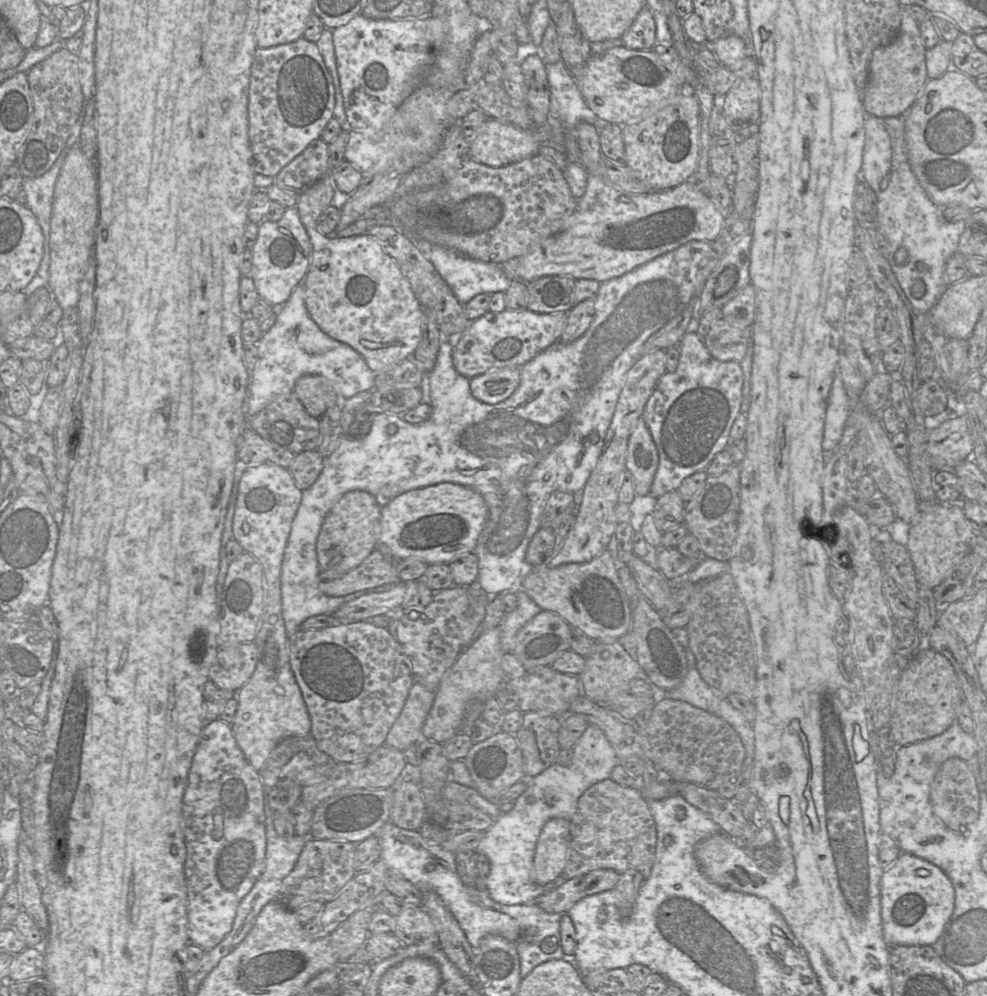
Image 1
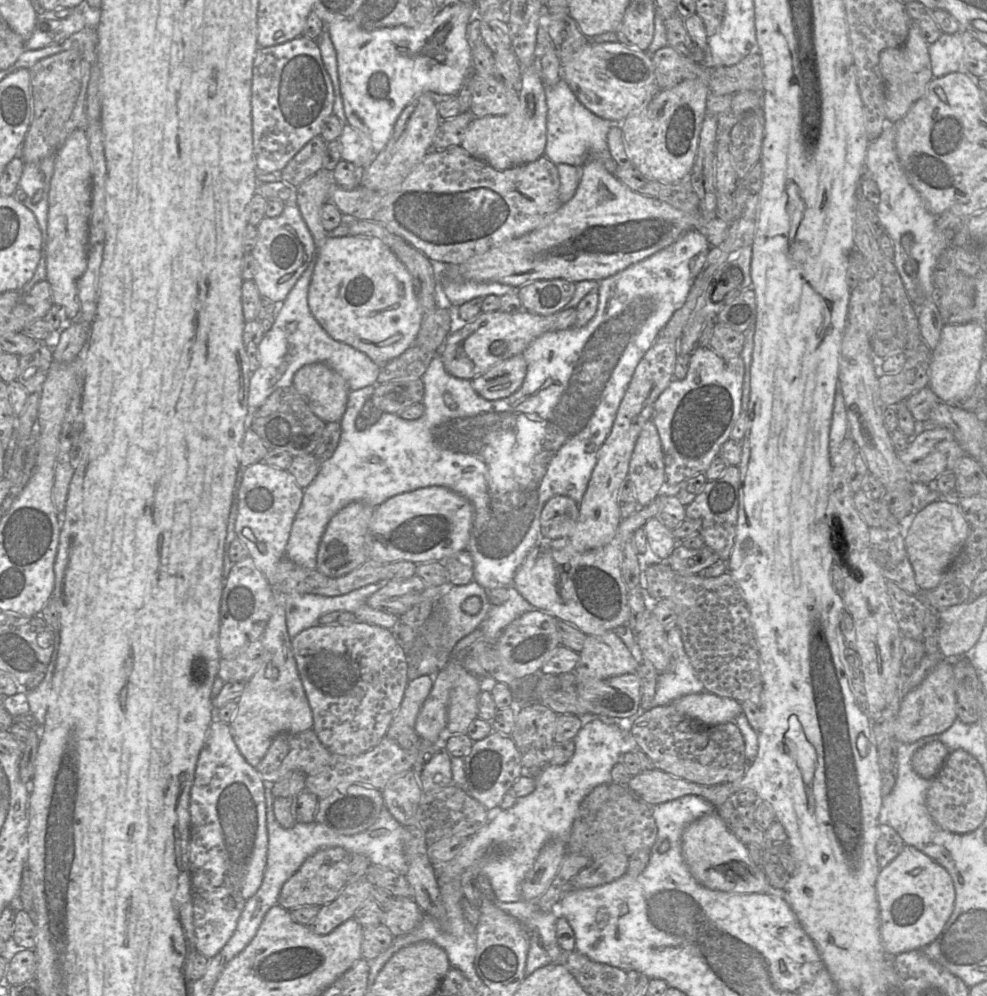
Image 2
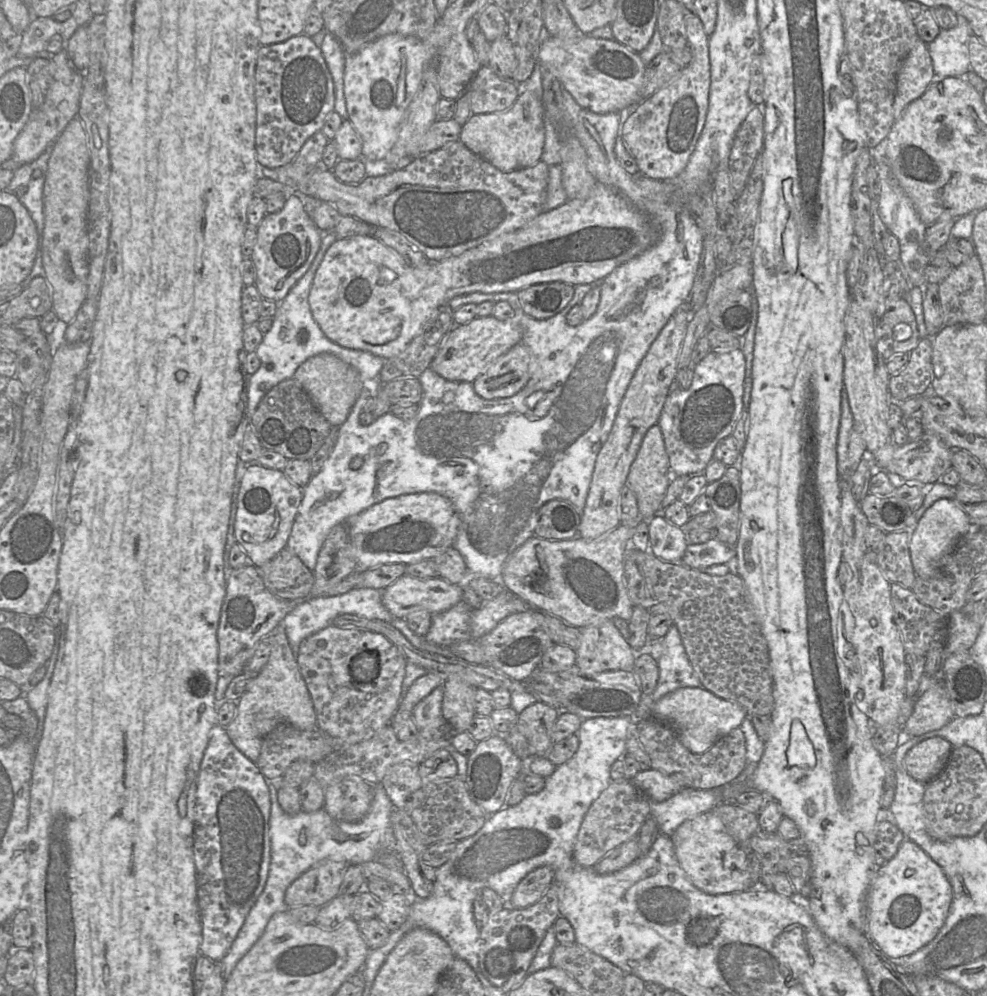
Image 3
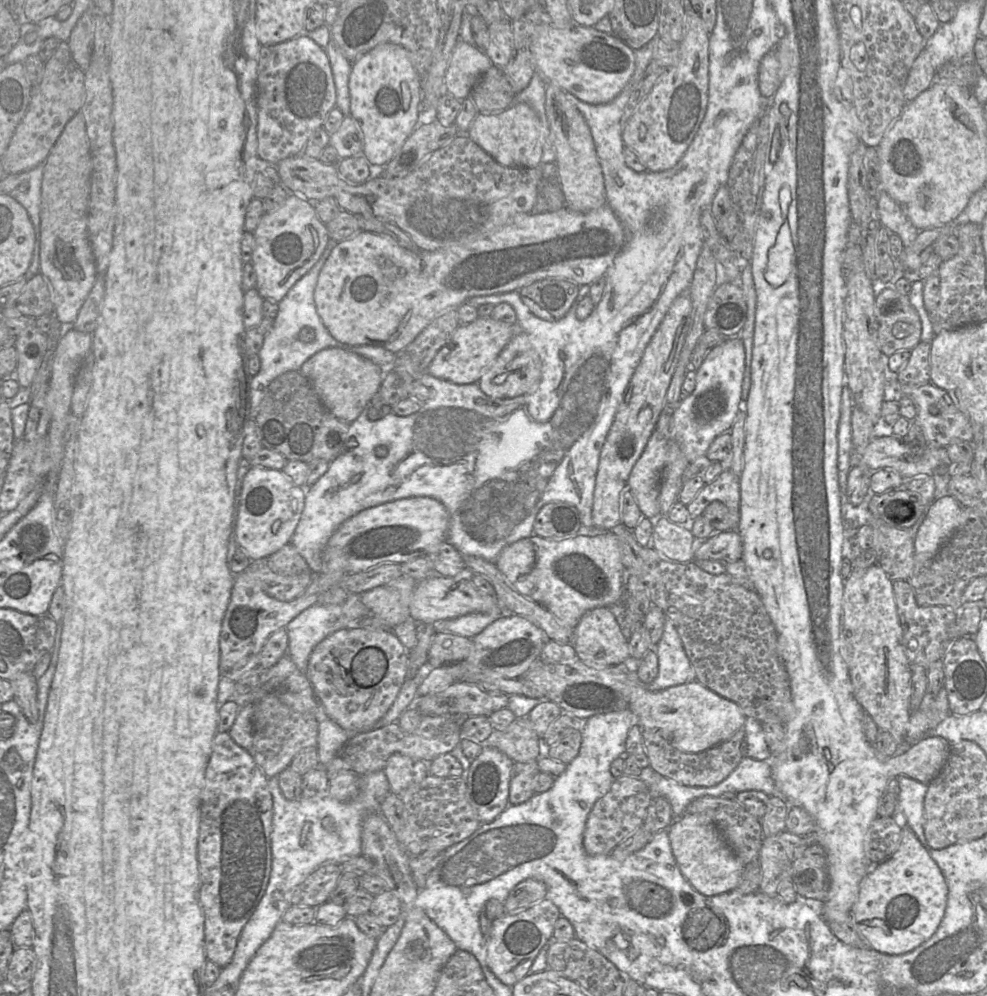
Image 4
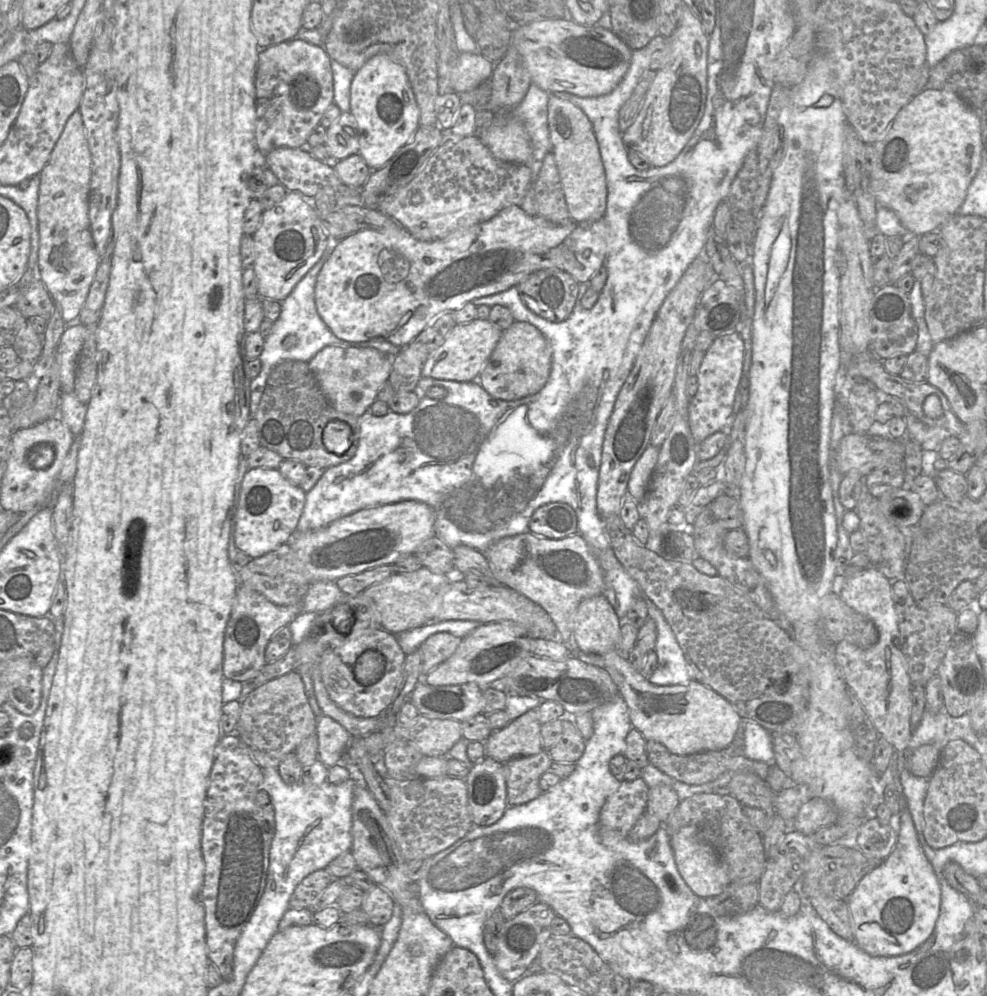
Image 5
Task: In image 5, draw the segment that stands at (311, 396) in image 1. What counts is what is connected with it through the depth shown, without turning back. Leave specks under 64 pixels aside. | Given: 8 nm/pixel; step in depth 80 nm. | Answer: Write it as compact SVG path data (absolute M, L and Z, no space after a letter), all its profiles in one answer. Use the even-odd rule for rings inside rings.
M326 346L308 362L308 366L322 392L338 412L360 417L369 411L380 388L388 381L394 357L374 348Z

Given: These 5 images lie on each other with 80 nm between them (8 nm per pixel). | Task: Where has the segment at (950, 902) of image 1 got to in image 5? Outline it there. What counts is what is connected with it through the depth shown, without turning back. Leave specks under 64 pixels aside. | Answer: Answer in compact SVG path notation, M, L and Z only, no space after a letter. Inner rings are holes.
M904 803L898 818L898 839L891 854L867 873L847 899L854 942L872 956L899 956L923 944L933 933L941 906L941 889Z

